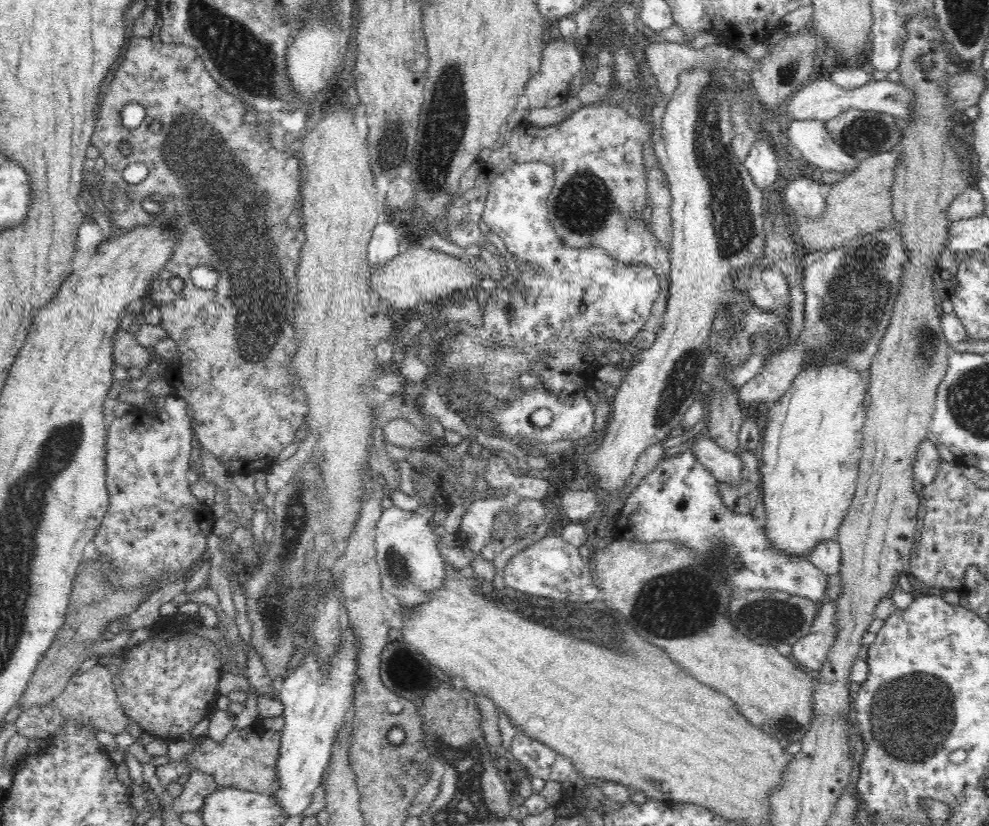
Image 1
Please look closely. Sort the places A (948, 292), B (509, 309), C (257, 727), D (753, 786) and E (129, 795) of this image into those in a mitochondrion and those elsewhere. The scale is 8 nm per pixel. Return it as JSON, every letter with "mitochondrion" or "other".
{"A":"other","B":"other","C":"other","D":"other","E":"other"}

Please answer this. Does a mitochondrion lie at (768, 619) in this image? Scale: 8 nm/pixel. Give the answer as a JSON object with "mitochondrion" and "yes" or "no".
{"mitochondrion":"yes"}

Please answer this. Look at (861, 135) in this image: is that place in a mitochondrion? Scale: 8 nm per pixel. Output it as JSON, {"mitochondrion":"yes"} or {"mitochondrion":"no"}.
{"mitochondrion":"yes"}

